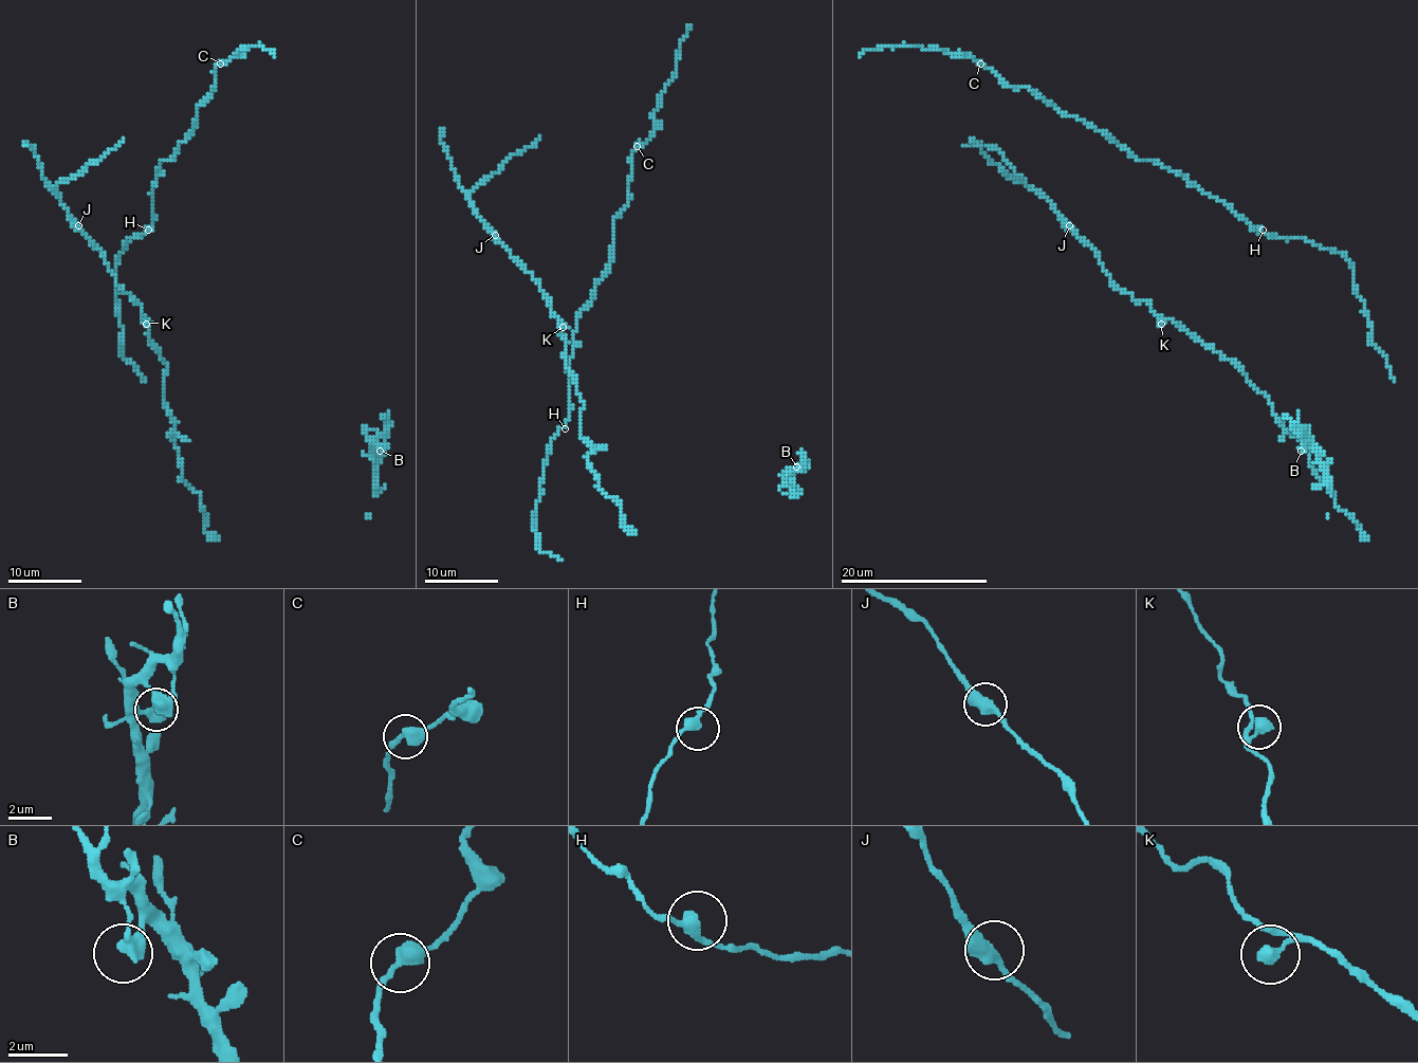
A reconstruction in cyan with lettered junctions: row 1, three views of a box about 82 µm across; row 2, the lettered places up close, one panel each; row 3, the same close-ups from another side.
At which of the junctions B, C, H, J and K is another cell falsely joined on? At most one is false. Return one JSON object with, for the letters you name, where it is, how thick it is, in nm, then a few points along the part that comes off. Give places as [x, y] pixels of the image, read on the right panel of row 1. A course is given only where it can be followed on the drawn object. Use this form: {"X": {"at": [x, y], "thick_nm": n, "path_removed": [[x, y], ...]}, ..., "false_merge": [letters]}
{"C": {"at": [980, 63], "thick_nm": 440, "path_removed": [[980, 63], [971, 56], [908, 46], [866, 49], [859, 56]]}, "false_merge": ["C"]}

